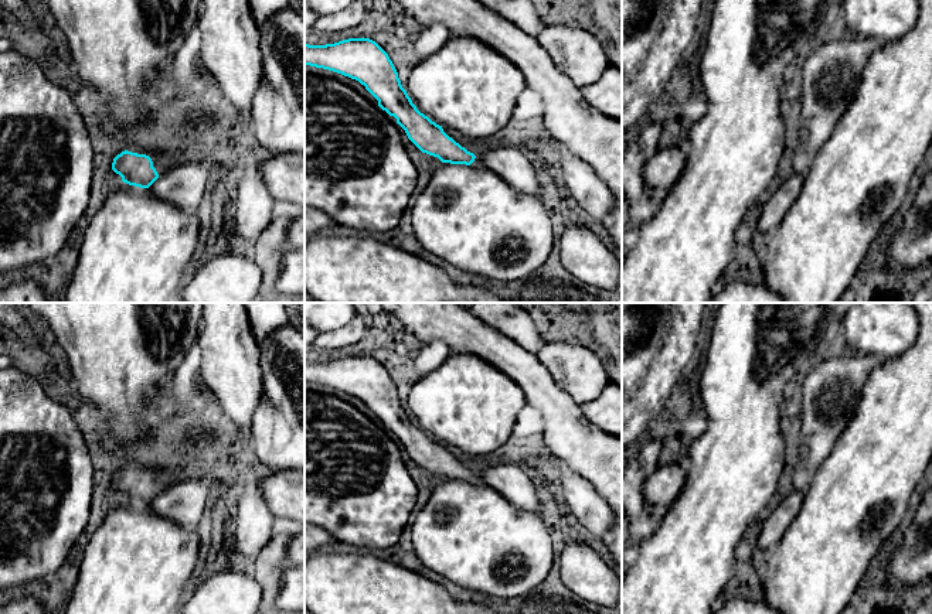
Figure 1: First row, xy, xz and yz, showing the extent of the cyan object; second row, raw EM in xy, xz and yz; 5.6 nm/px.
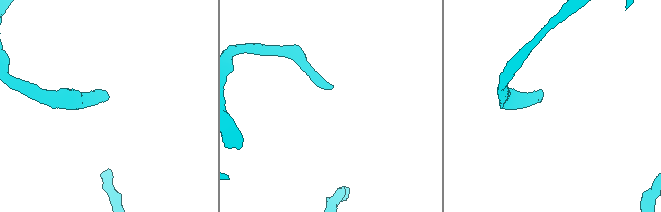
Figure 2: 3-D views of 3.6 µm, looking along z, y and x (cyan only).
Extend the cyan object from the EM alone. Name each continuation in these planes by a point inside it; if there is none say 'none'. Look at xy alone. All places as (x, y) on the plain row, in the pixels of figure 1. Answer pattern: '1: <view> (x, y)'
1: xy (162, 480)

